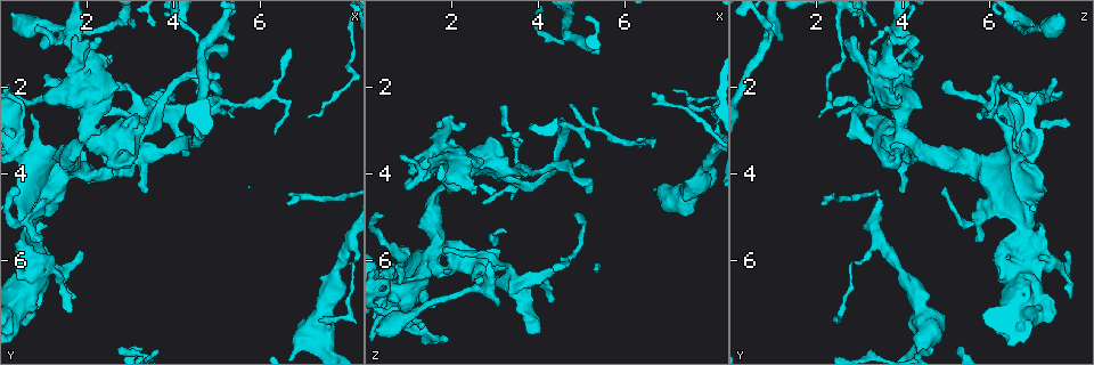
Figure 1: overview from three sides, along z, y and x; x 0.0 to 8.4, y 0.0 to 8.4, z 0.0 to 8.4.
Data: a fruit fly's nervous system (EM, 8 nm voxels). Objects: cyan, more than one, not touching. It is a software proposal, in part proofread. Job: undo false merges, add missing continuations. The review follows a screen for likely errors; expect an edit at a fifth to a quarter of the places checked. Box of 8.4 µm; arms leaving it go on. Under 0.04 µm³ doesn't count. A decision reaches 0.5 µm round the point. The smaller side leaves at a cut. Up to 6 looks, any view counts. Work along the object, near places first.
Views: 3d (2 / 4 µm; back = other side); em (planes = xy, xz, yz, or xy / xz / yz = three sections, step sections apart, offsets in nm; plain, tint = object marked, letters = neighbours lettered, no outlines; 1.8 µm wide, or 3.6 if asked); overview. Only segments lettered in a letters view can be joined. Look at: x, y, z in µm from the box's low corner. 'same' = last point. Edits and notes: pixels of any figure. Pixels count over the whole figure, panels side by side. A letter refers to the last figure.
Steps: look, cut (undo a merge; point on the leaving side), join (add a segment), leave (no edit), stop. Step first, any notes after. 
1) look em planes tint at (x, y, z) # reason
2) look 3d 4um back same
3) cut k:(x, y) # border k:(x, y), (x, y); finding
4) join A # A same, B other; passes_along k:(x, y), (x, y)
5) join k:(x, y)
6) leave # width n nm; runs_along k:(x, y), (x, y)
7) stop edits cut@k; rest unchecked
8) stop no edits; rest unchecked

look em planes tint at (2.00, 3.05, 4.00) # a narrow waist

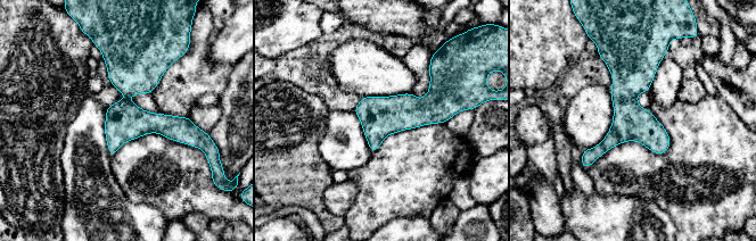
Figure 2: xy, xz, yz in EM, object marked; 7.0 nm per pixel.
look em planes letters same

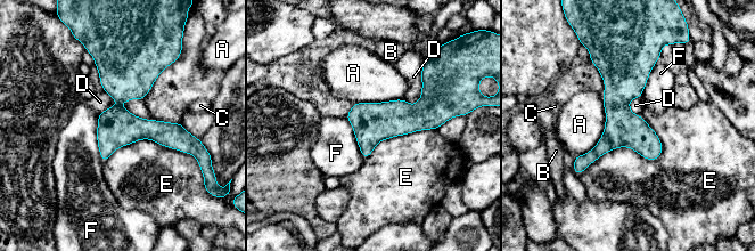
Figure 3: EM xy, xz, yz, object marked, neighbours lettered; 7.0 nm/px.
leave # A other, B other, C other, D other, E other, F other; all the same cell

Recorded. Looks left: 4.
look 3d 4um at (4.10, 2.30, 7.60) # an open end

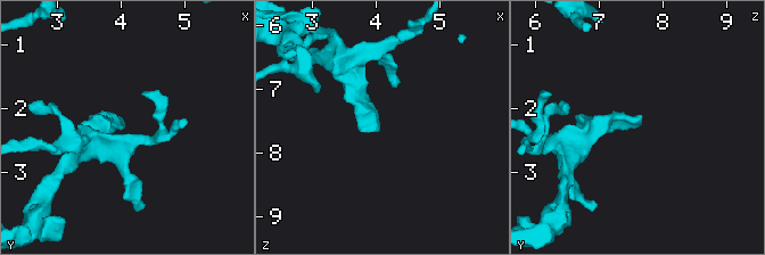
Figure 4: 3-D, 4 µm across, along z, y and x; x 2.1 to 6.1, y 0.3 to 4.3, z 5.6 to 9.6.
look em 3.6um yz step 8 letters at (4.05, 2.25, 7.60) # now the EM

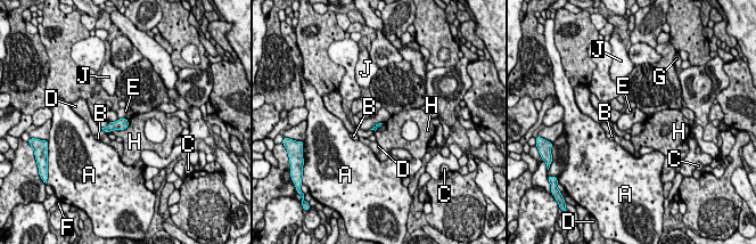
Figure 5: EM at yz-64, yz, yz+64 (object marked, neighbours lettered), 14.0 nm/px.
look em 3.6um xz step 8 letters same

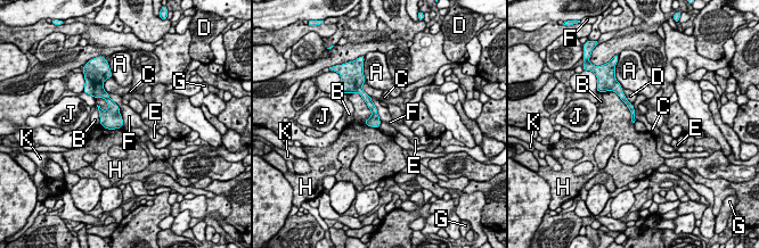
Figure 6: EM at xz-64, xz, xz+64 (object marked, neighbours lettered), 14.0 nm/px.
leave # A other, B other, C other, D other, E other, F other, G other, H other, J other, K other; border 6:(381, 122), (377, 127); none of them fits

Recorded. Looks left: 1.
look em 3.6um planes letters at (0.65, 6.95, 6.95) # sudden change in width

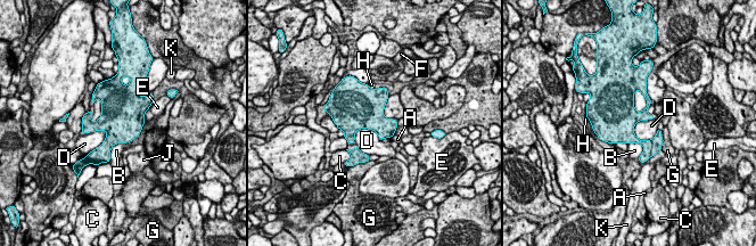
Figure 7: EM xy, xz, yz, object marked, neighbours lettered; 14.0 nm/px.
leave # width 360 nm; A other, B other, C other, D other, E other, F other, G other, H other, J other, K other; border 7:(633, 126), (640, 139), (658, 130); continuous, no second cell

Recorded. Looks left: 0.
stop no edits; rest unchecked

